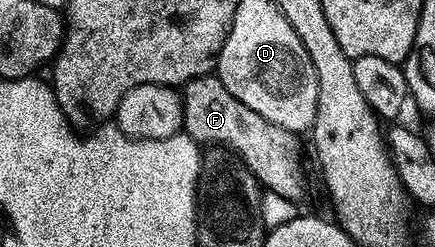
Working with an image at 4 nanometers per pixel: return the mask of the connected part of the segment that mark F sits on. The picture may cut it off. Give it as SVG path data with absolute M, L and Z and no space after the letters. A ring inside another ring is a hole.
M195 77L182 86L184 102L183 132L197 145L221 145L237 153L239 164L247 169L267 192L277 193L287 201L296 201L304 193L304 177L300 174L300 141L297 134L286 131L250 111L246 103L234 99L219 77ZM265 185L265 186L264 186Z

